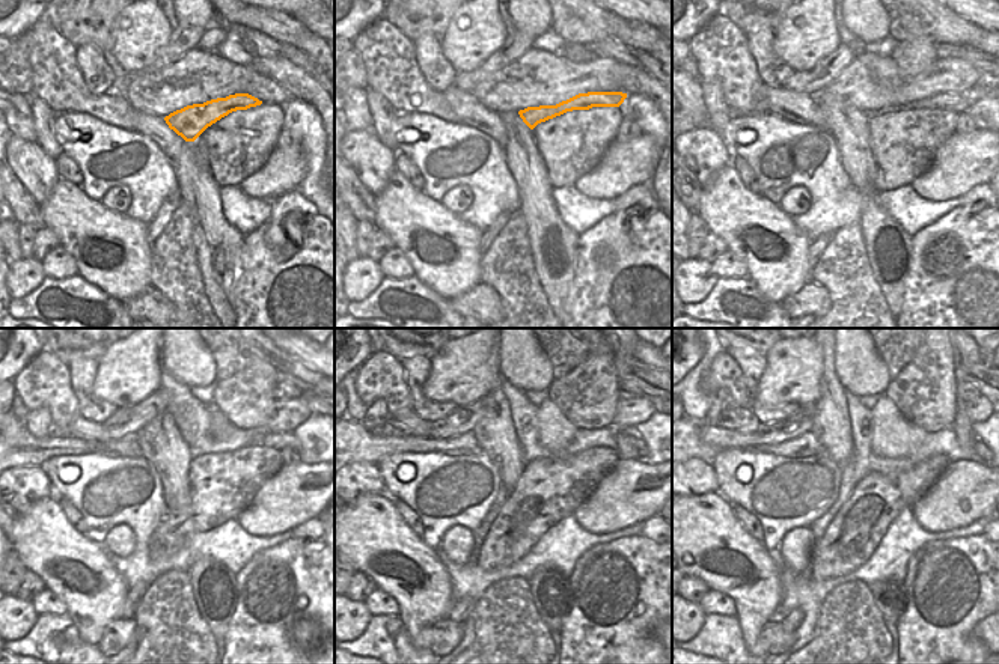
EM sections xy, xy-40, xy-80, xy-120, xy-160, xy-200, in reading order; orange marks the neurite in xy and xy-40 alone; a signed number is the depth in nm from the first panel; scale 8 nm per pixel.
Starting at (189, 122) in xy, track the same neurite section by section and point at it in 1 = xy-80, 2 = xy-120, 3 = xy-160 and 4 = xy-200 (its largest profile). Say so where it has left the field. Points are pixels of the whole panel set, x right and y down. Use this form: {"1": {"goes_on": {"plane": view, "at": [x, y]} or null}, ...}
{"1": {"goes_on": {"plane": "xy-80", "at": [945, 101]}}, "2": {"goes_on": {"plane": "xy-120", "at": [276, 440]}}, "3": {"goes_on": {"plane": "xy-160", "at": [636, 440]}}, "4": {"goes_on": {"plane": "xy-200", "at": [978, 446]}}}

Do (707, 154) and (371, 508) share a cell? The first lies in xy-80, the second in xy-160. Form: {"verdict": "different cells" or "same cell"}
{"verdict": "different cells"}

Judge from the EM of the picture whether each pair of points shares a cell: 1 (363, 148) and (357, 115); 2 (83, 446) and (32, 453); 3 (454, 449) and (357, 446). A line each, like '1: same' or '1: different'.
1: different
2: same
3: same

